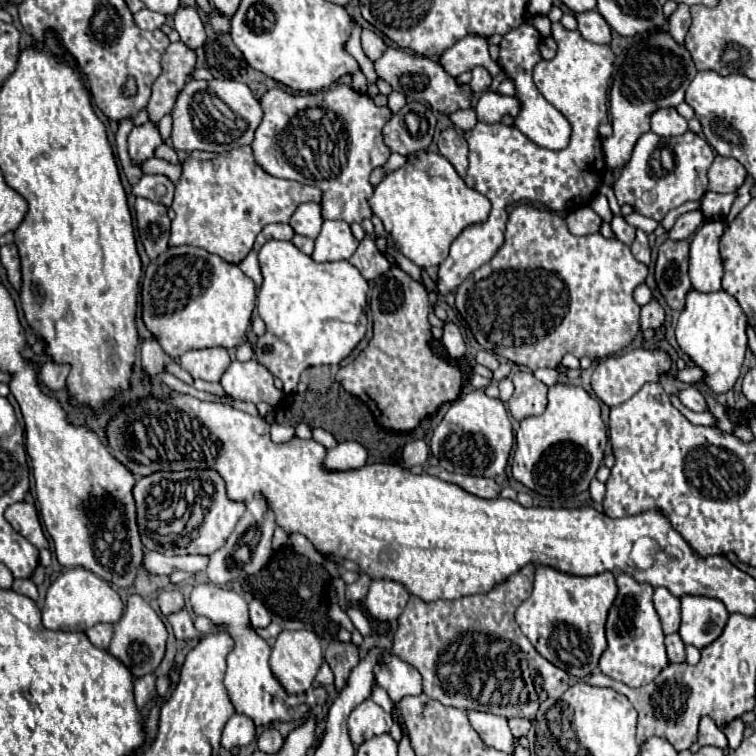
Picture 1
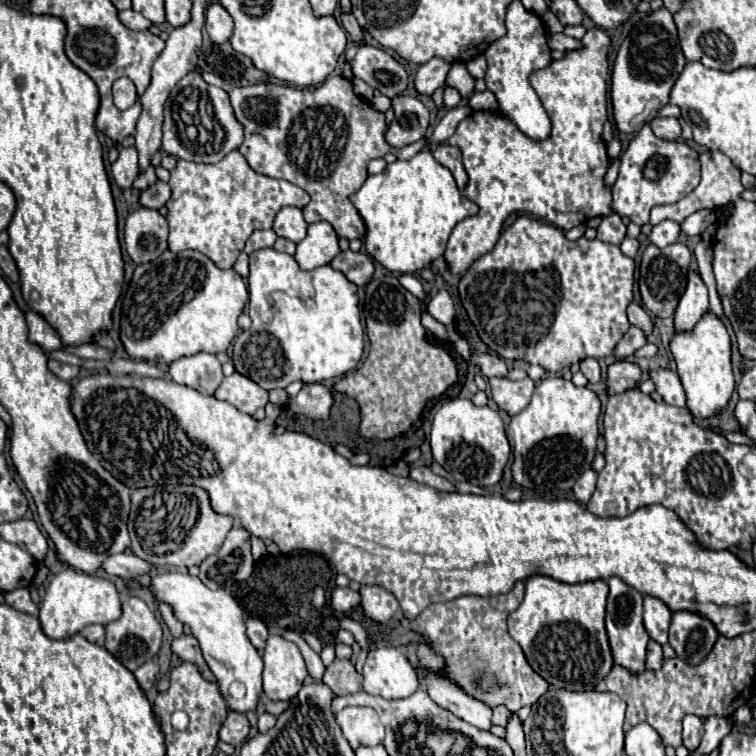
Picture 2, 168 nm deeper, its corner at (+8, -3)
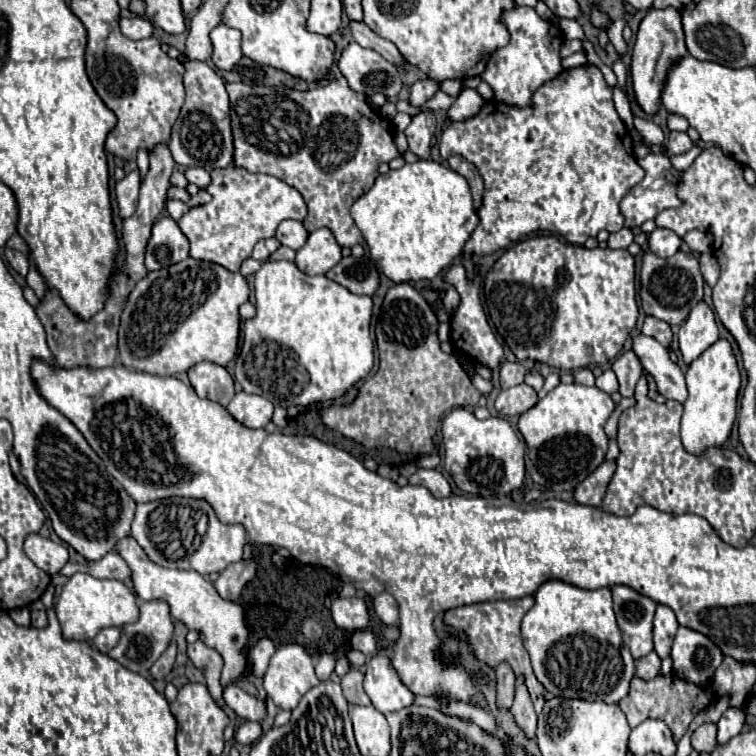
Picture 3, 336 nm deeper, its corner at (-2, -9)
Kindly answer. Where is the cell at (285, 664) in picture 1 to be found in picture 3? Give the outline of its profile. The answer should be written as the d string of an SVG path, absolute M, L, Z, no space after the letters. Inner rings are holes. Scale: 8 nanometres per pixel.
M285 644L281 646L267 668L263 678L263 688L267 696L275 702L277 708L293 710L303 694L319 684L313 660L307 650L299 644Z

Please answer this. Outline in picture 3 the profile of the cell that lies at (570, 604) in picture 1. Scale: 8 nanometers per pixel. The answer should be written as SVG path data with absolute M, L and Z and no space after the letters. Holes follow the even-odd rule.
M561 580L545 582L535 594L533 608L525 614L521 622L521 632L523 632L523 644L531 656L533 674L553 696L601 700L607 704L617 704L621 698L627 696L629 682L635 676L635 660L621 640L609 588L583 590Z

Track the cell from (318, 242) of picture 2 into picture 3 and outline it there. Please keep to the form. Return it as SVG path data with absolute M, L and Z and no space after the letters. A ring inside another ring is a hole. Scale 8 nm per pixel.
M319 228L309 234L303 248L297 250L295 264L301 272L315 276L315 274L327 274L329 268L333 268L341 260L341 248L335 242L331 230Z

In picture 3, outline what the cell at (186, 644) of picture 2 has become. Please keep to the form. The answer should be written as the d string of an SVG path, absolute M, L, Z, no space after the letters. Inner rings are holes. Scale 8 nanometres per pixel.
M229 684L223 690L223 698L225 702L235 710L237 716L241 716L243 720L253 720L253 722L263 722L267 716L267 706L263 700L243 692L241 688L237 688L235 684Z

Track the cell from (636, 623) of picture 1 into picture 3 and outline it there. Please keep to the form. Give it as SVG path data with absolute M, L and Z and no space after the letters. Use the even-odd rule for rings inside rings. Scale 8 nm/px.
M613 586L613 610L617 616L623 644L631 650L633 658L641 658L653 650L651 628L655 602L629 586Z

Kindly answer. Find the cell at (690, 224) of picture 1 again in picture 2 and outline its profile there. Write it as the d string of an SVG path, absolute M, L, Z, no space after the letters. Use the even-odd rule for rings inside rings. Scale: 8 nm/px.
M663 220L661 224L653 226L653 232L649 234L649 240L659 246L659 248L665 248L669 244L675 244L677 238L681 234L681 226L673 220Z

